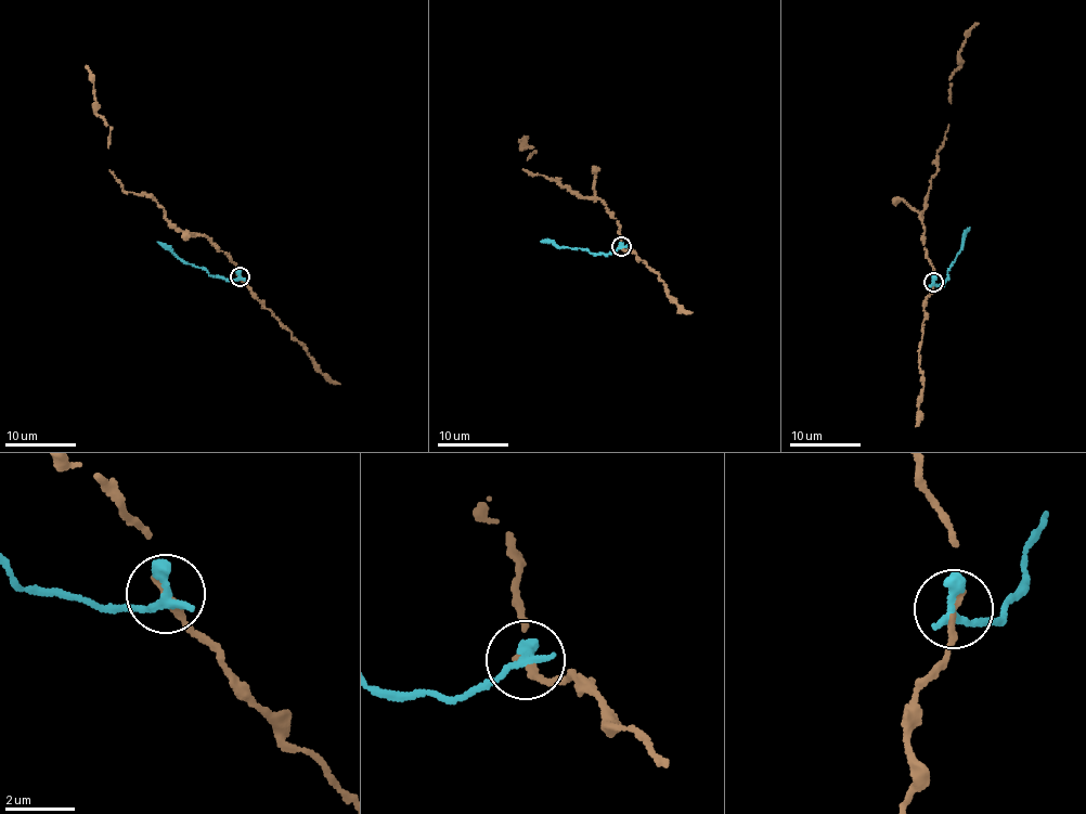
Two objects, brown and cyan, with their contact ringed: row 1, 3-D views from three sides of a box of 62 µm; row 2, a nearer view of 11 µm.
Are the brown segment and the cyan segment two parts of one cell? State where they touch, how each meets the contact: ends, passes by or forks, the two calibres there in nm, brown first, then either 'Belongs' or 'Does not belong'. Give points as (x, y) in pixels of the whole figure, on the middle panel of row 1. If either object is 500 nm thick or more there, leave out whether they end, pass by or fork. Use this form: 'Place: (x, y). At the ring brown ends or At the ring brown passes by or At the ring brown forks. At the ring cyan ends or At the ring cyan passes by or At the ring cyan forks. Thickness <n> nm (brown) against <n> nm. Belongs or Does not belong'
Place: (621, 246). At the ring brown ends. At the ring cyan ends. Thickness 240 nm (brown) against 400 nm. Does not belong

